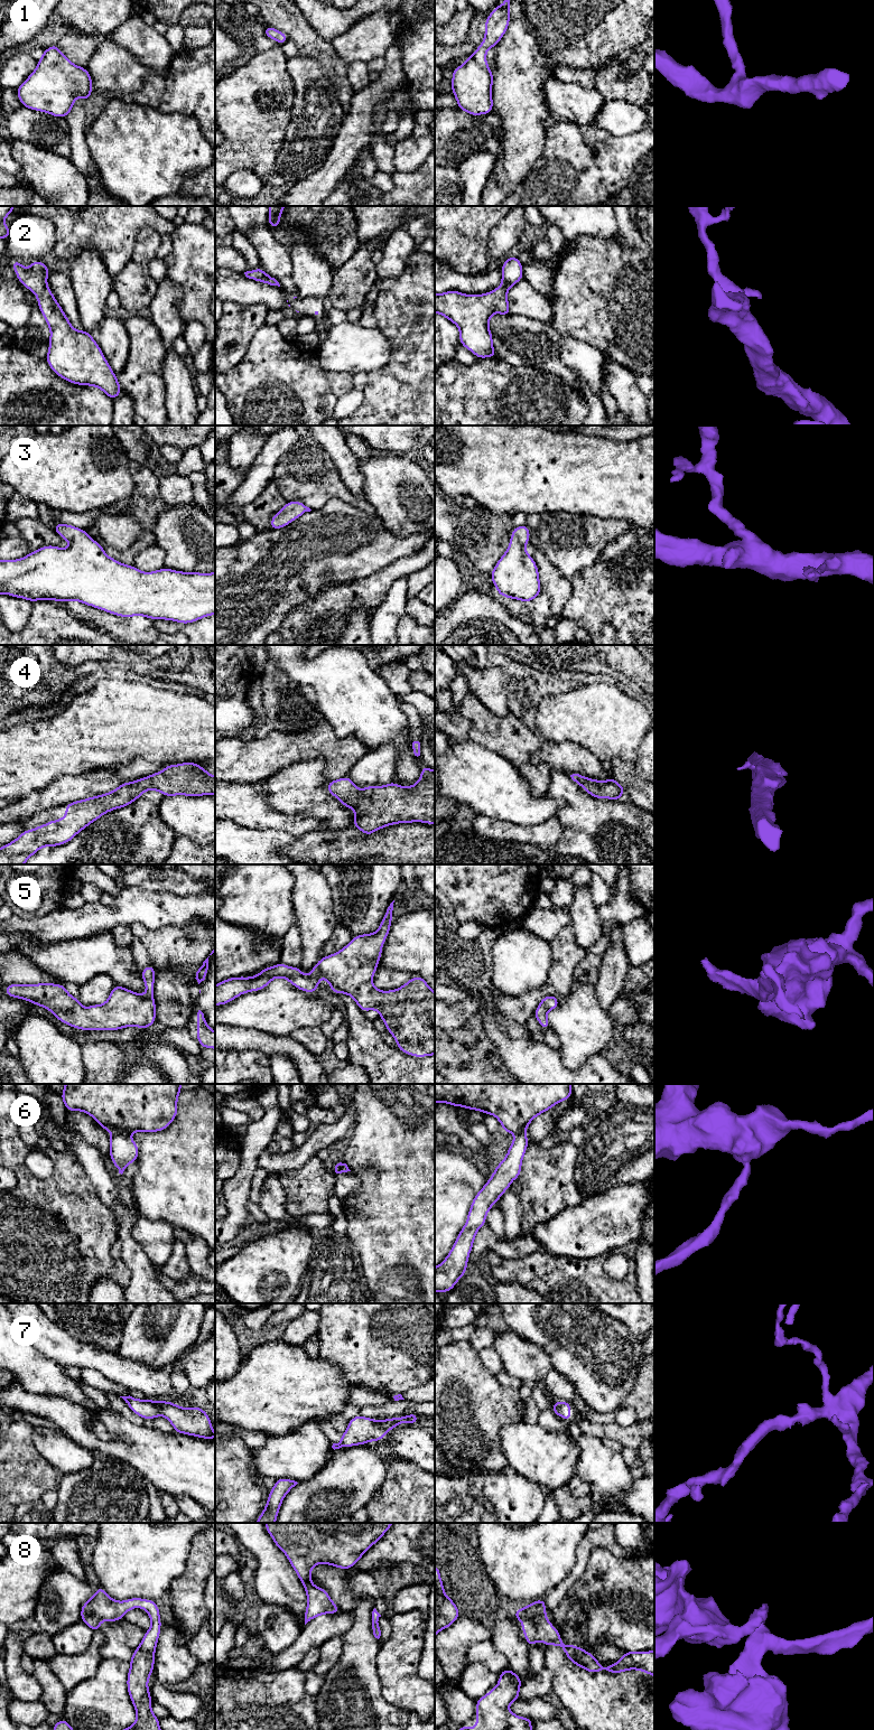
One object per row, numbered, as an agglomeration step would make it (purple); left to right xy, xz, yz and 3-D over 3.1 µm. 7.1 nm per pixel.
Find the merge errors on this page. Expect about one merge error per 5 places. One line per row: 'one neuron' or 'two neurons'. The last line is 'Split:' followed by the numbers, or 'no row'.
1: one neuron
2: one neuron
3: one neuron
4: one neuron
5: one neuron
6: two neurons
7: one neuron
8: one neuron
Split: 6

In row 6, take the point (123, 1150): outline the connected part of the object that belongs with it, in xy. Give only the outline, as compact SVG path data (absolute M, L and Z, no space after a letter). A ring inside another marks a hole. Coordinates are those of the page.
M113 1133L110 1138L110 1158L119 1173L138 1159L139 1148L129 1134Z

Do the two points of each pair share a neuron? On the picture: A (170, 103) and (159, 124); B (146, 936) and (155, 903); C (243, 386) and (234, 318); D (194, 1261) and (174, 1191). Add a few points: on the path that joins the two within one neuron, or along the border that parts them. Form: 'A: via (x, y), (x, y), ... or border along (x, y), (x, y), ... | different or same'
A: border along (158, 108), (164, 112), (178, 112), (192, 117) | different
B: border along (174, 925), (148, 929), (135, 923), (130, 927) | different
C: border along (252, 337), (243, 357), (226, 371) | different
D: border along (175, 1227), (197, 1235), (203, 1240) | different

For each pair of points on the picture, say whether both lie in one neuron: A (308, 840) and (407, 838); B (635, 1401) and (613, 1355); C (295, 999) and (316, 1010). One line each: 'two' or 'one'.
A: one
B: two
C: one

